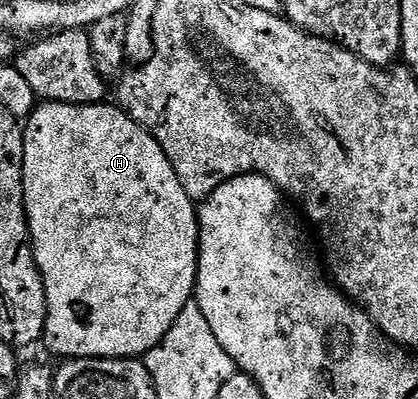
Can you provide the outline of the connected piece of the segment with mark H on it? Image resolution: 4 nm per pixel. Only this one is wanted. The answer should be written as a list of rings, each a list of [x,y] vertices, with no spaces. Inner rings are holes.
[[[42,102],[35,107],[32,115],[28,117],[24,124],[24,170],[22,171],[22,191],[26,194],[26,221],[30,224],[30,239],[34,245],[34,257],[38,260],[38,269],[42,271],[42,277],[46,283],[46,297],[48,298],[48,315],[46,315],[46,335],[45,343],[50,343],[50,348],[56,355],[62,356],[66,360],[128,360],[131,358],[145,357],[147,352],[152,351],[156,345],[165,338],[168,330],[172,330],[172,326],[176,322],[176,318],[180,318],[184,306],[188,306],[190,300],[195,299],[196,289],[198,287],[198,208],[195,201],[190,199],[188,193],[184,190],[184,186],[180,182],[180,178],[176,174],[176,170],[172,166],[172,162],[168,158],[168,154],[164,154],[164,150],[160,146],[160,142],[146,128],[142,128],[137,124],[127,112],[122,111],[121,107],[115,106],[113,103],[103,102],[100,104],[51,104]]]

